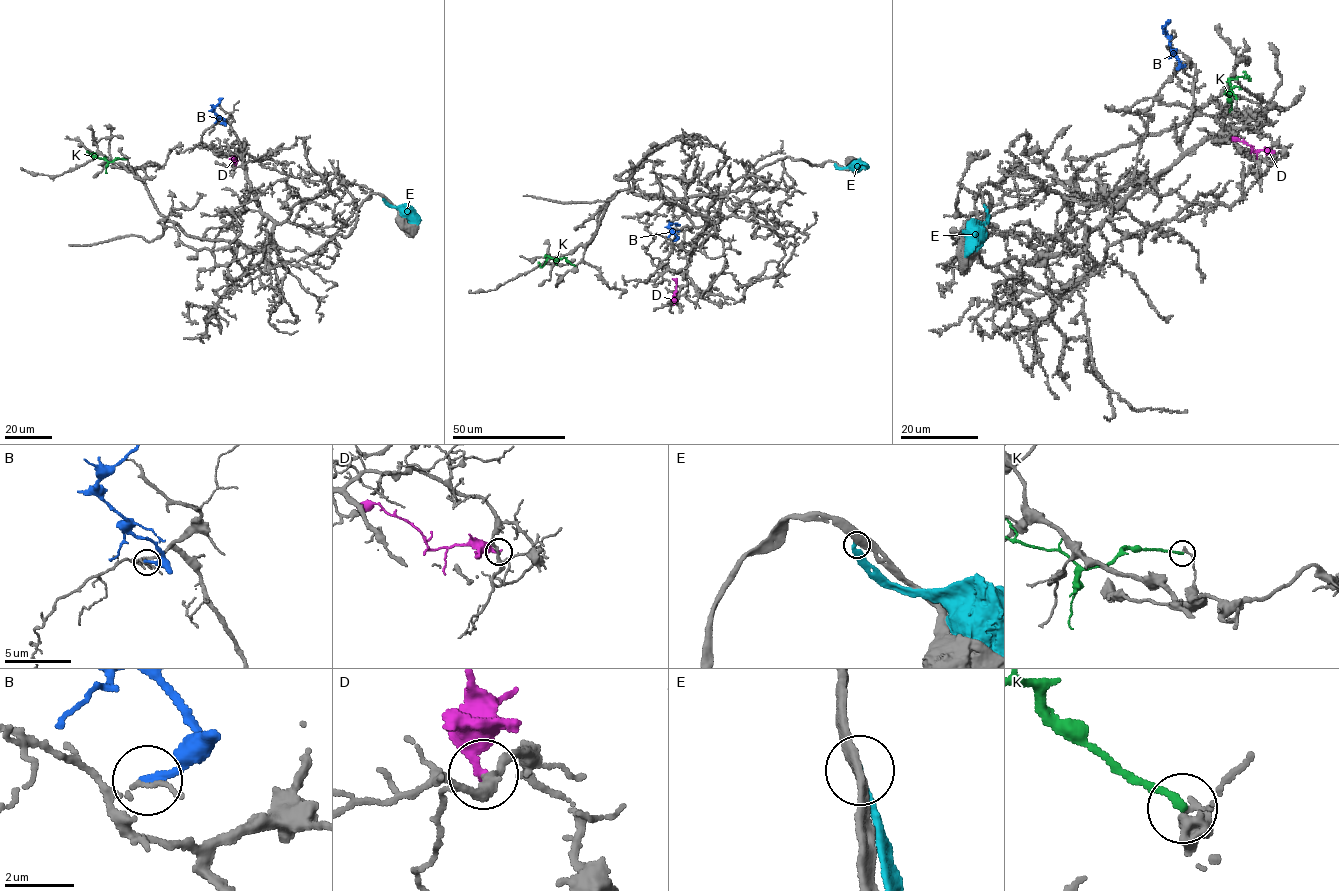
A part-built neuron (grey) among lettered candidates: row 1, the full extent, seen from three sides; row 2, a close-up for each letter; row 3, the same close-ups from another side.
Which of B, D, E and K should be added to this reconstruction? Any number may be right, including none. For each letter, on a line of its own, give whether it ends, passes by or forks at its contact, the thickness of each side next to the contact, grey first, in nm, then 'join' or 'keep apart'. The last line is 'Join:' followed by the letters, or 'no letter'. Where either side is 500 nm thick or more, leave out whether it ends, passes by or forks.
B: it ends | 100/240 nm | keep apart
D: it ends | 240/300 nm | keep apart
E: it ends | 320/280 nm | keep apart
K: it ends | 180/220 nm | keep apart
Join: no letter

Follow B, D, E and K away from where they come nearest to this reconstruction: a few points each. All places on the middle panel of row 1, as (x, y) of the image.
B: (674, 240), (677, 237), (669, 225), (680, 225)
D: (674, 303), (677, 282), (672, 279)
E: (835, 164), (840, 168), (853, 164), (868, 166)
K: (574, 266), (565, 258), (548, 256), (542, 267), (538, 262)

